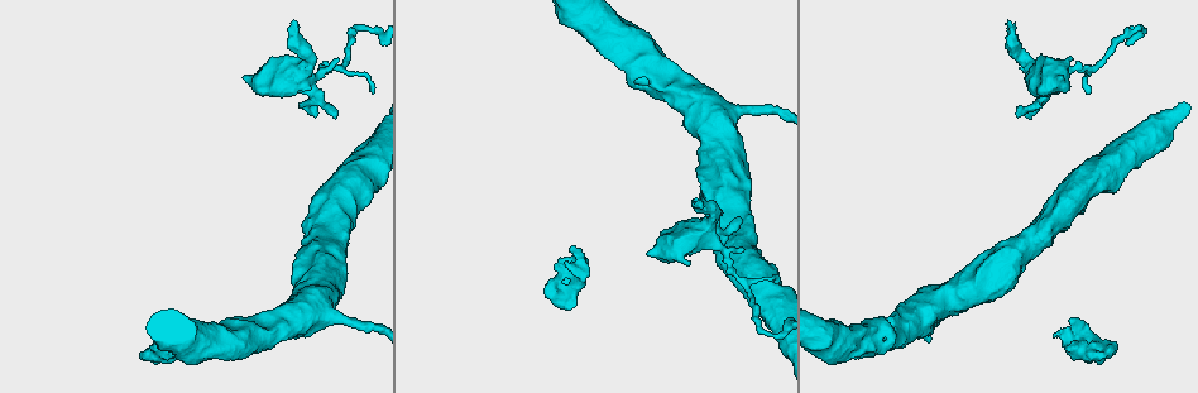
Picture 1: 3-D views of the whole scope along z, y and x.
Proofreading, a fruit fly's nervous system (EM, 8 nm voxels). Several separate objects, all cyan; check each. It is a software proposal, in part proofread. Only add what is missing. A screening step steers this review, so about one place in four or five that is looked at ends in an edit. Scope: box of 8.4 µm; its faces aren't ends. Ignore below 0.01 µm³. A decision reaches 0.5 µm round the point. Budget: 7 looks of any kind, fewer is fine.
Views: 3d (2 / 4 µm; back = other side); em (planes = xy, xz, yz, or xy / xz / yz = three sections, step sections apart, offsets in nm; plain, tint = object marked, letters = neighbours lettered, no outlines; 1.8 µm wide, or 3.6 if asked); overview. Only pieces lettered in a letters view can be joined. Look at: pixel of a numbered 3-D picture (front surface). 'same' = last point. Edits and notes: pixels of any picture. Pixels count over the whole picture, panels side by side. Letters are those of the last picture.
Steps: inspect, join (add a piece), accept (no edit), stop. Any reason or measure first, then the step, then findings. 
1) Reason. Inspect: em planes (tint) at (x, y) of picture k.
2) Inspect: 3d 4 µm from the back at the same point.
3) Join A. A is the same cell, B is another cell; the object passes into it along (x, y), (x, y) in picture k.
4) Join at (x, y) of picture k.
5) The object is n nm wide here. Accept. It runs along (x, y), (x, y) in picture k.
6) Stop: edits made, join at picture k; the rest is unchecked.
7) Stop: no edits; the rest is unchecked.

Thick turns thin. Inspect: em 3.6 µm planes (letters) at (669, 246) of picture 1.

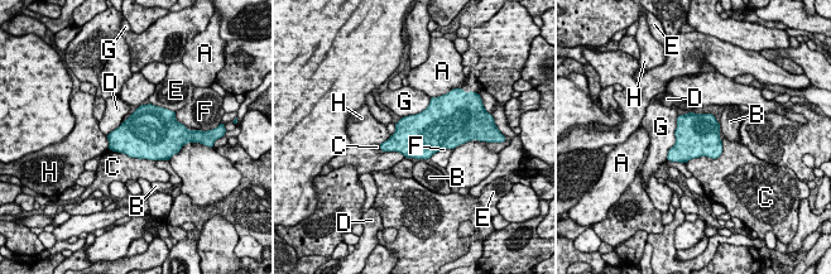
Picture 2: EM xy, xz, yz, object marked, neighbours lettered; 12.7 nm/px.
The longest contact is with G, 600 nm. Accept. A, B, C, D, E, F, G and H are other cells; none of them fits.

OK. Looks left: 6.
Inspect: 3d 4 µm at (1028, 118) of picture 1.

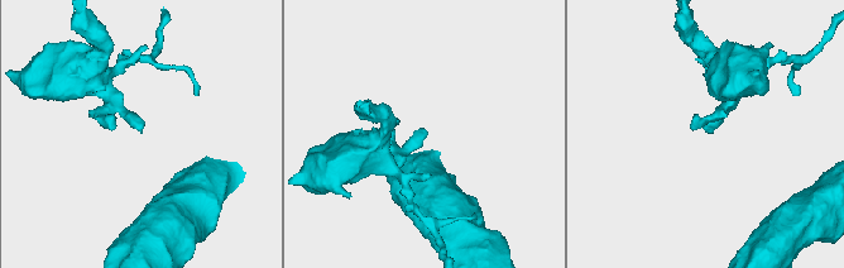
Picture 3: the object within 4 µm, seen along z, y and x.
Need the tissue. Inspect: em planes (letters) at (712, 129) of picture 3.

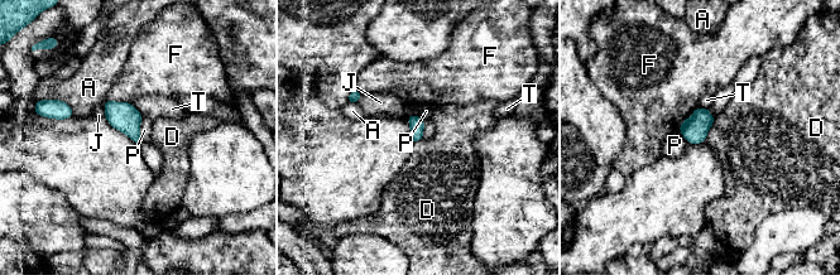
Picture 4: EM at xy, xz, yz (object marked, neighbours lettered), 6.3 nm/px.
Accept. A, D, F, J, P and T are other cells; a border runs along (408, 115), (422, 120), (423, 138) in picture 4; none of them fits.

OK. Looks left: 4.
An open end. Inspect: em planes (letters) at (569, 248) of picture 1.

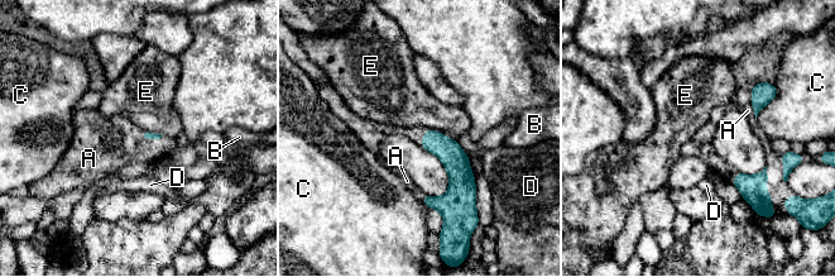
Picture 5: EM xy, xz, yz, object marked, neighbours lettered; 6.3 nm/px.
Join A. A is the same cell, B, C, D and E are other cells; the neuron continues.

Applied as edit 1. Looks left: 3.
Stop: edits made, join at picture 5; the rest is unchecked.

